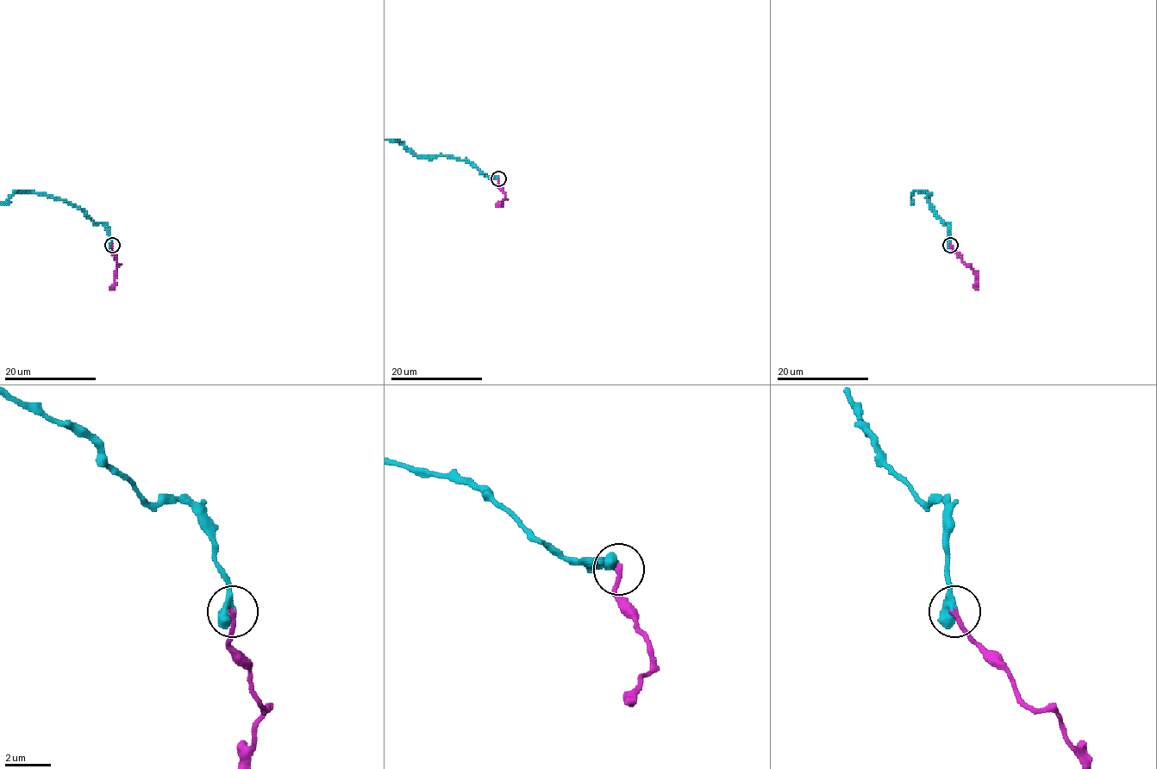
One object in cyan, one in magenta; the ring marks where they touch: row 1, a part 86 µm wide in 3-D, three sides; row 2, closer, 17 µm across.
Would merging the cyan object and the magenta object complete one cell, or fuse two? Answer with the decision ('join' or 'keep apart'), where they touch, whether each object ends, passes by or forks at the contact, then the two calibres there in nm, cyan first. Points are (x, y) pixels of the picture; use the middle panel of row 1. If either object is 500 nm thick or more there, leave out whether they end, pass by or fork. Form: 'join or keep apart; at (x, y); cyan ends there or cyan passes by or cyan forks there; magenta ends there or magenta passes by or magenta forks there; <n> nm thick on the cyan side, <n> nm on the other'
join; at (498, 178); cyan ends there; magenta ends there; 480 nm thick on the cyan side, 240 nm on the other

